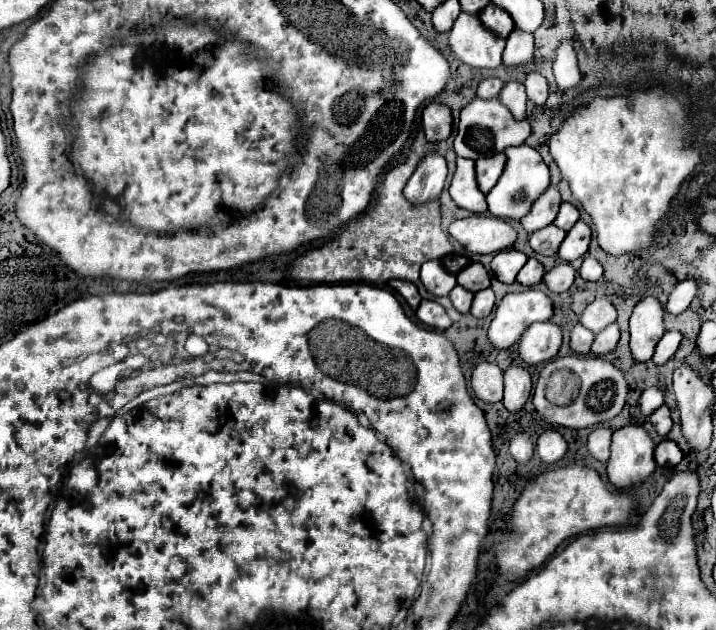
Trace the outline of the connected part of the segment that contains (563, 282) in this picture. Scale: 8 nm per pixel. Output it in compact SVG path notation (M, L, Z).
M558 264L544 274L544 282L552 292L566 292L574 284L576 270L570 264Z

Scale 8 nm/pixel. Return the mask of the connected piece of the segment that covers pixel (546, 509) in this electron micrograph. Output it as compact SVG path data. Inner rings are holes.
M580 462L544 472L524 488L512 508L508 520L512 538L500 542L496 552L498 574L504 580L518 580L528 570L540 566L566 538L578 536L592 528L620 524L628 518L630 510L632 500L626 494L612 494L600 480L598 472Z

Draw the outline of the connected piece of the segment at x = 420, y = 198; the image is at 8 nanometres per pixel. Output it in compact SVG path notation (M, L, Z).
M428 154L414 174L410 176L404 196L410 204L426 204L430 200L438 200L446 182L446 160L440 154Z

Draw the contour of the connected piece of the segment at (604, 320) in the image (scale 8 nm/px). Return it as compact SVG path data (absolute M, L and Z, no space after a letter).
M594 300L592 304L586 306L586 310L580 316L580 324L586 326L590 332L598 334L604 330L608 324L616 320L616 308L612 306L610 300Z

